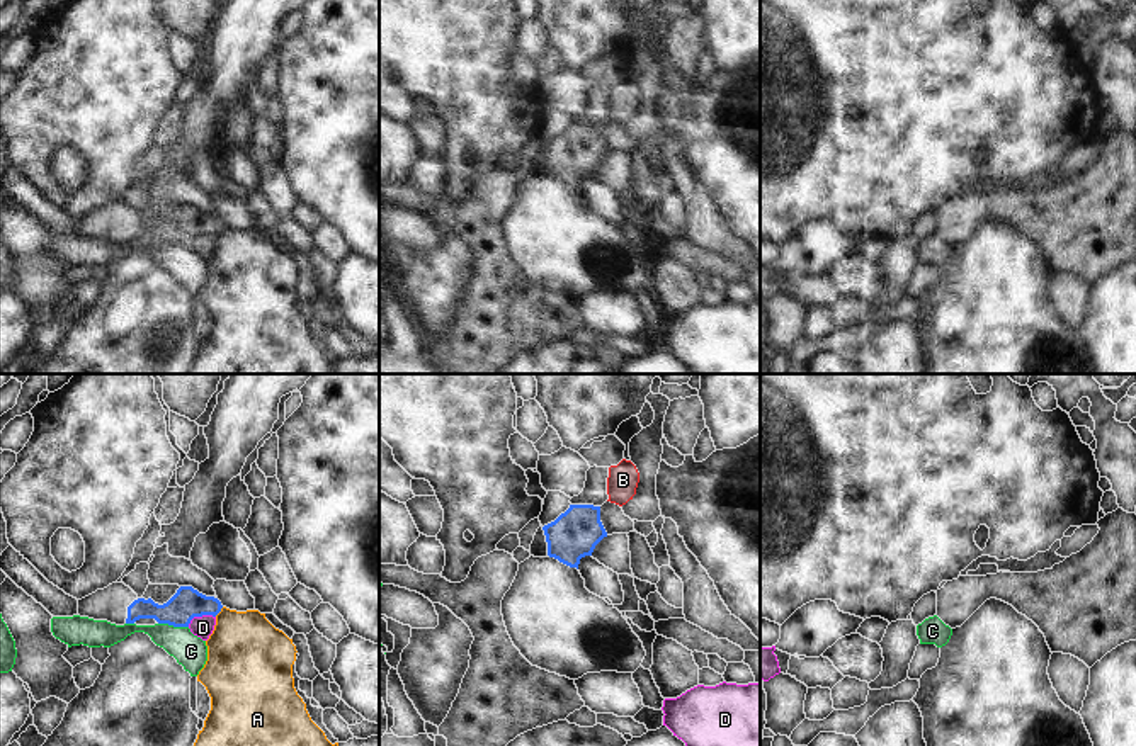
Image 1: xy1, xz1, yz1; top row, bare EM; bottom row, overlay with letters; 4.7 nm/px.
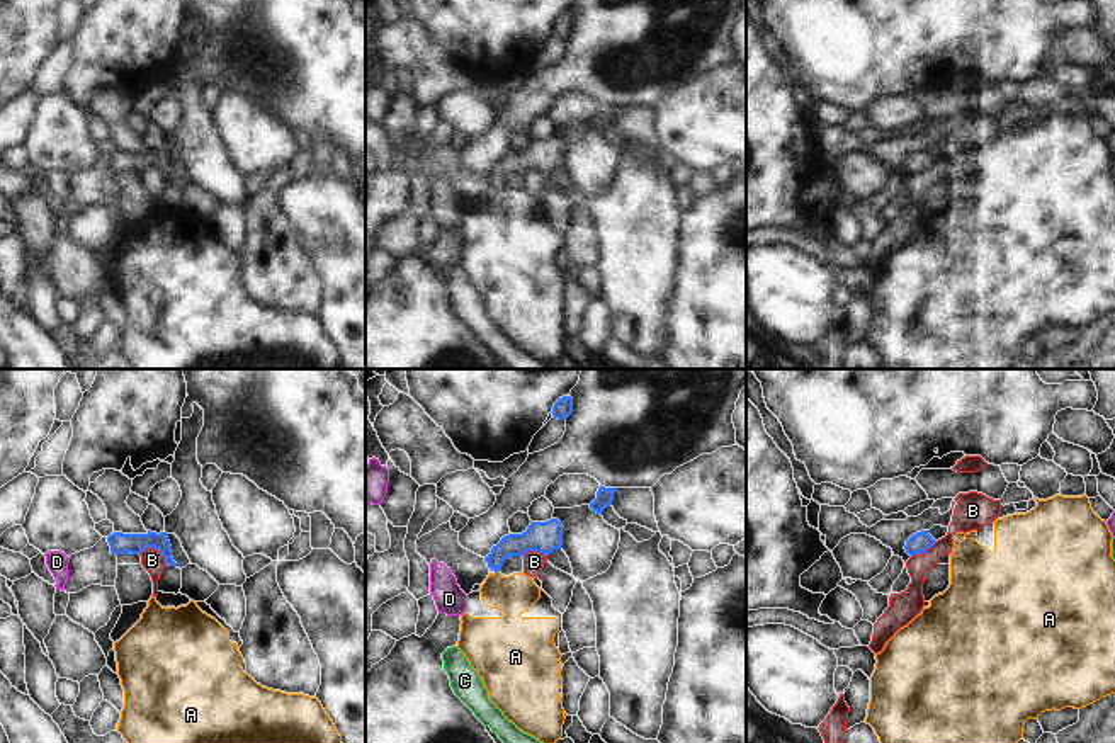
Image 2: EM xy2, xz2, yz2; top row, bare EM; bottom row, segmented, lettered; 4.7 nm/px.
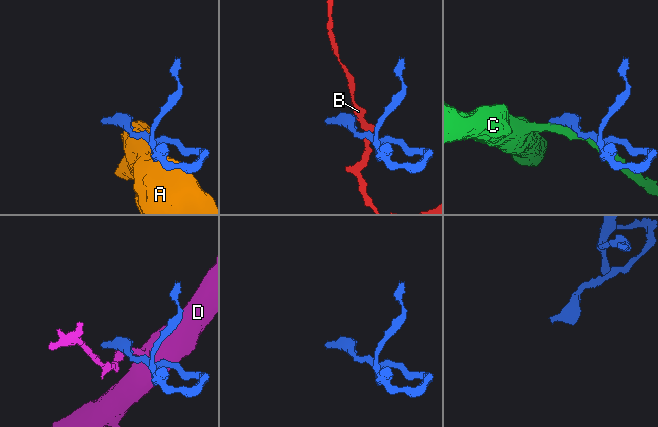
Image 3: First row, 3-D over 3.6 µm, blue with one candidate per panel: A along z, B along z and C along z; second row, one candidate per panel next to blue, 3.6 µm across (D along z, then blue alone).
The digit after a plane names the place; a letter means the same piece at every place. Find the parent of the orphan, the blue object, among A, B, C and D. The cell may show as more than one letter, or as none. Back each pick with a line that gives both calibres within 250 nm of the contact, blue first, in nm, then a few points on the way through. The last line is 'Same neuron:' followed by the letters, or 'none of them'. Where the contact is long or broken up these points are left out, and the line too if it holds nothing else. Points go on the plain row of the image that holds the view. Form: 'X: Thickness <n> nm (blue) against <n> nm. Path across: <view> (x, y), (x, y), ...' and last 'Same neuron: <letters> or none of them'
Same neuron: none of them

